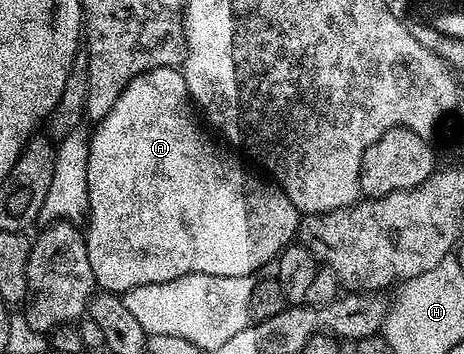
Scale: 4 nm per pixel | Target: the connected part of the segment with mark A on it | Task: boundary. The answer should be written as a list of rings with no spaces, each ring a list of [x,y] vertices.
[[[160,67],[159,69],[153,69],[147,73],[136,75],[136,79],[132,79],[128,83],[128,87],[124,87],[124,91],[120,91],[120,97],[116,99],[116,103],[112,103],[112,111],[108,111],[108,115],[104,115],[104,119],[97,122],[95,129],[98,130],[96,130],[95,133],[91,132],[89,134],[88,140],[90,142],[90,150],[88,151],[88,199],[90,200],[90,208],[88,210],[88,222],[90,221],[90,226],[85,226],[84,236],[86,239],[86,250],[88,251],[88,263],[92,263],[94,280],[99,290],[122,295],[125,294],[125,289],[138,289],[141,285],[154,285],[150,287],[166,287],[176,279],[180,279],[189,273],[203,273],[204,275],[254,275],[257,274],[256,271],[261,267],[261,265],[266,265],[269,261],[271,264],[271,262],[278,257],[279,253],[281,253],[287,245],[291,244],[291,242],[295,240],[300,224],[300,214],[296,206],[294,206],[294,204],[288,199],[288,195],[283,193],[282,190],[278,188],[277,184],[269,183],[270,185],[265,185],[260,178],[249,177],[249,175],[246,174],[245,167],[242,166],[236,158],[229,157],[226,153],[218,153],[217,147],[210,142],[209,135],[211,136],[211,134],[207,132],[205,128],[203,128],[204,130],[198,129],[197,120],[199,121],[199,118],[196,116],[195,106],[191,102],[190,92],[186,86],[186,81],[182,78],[181,68],[175,67],[169,69],[168,67]]]

